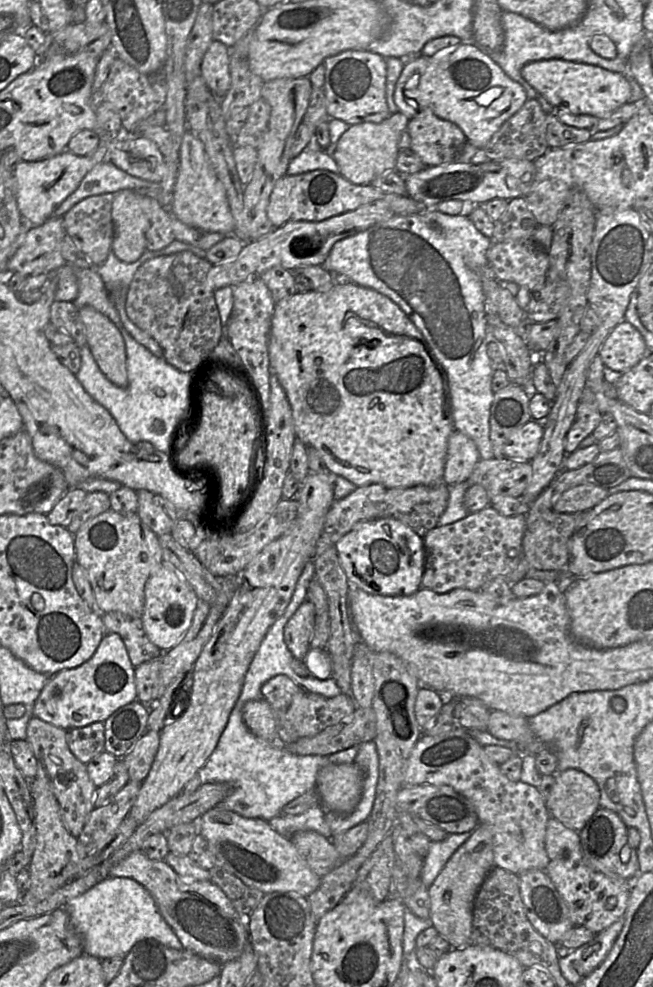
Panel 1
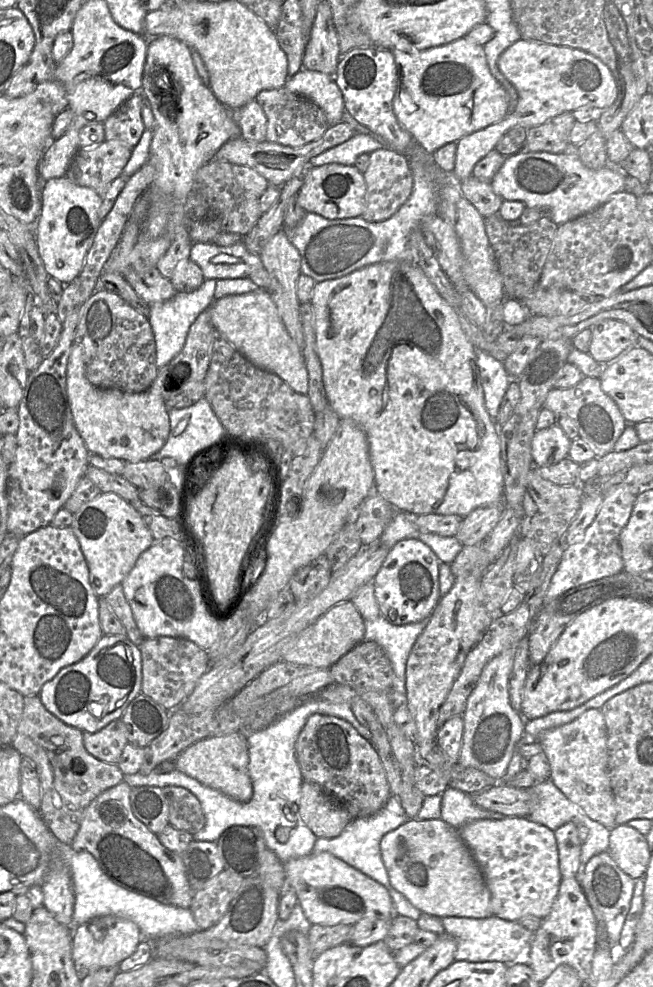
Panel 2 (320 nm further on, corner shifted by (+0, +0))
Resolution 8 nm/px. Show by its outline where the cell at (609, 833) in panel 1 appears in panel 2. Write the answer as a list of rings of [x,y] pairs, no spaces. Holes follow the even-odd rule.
[[[609,851],[599,853],[593,856],[584,866],[582,866],[580,885],[587,897],[587,900],[593,910],[597,920],[598,927],[598,945],[599,945],[599,921],[605,922],[606,935],[609,944],[614,947],[620,939],[621,931],[629,912],[631,899],[635,887],[635,880],[624,873],[613,860]]]

